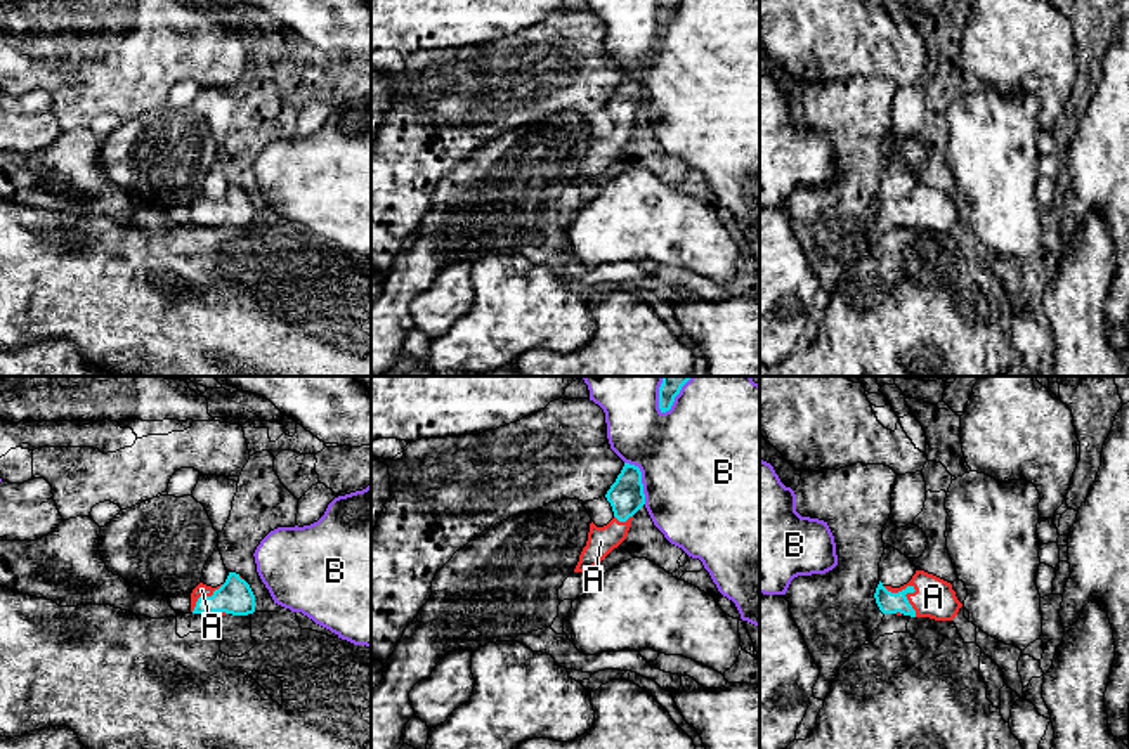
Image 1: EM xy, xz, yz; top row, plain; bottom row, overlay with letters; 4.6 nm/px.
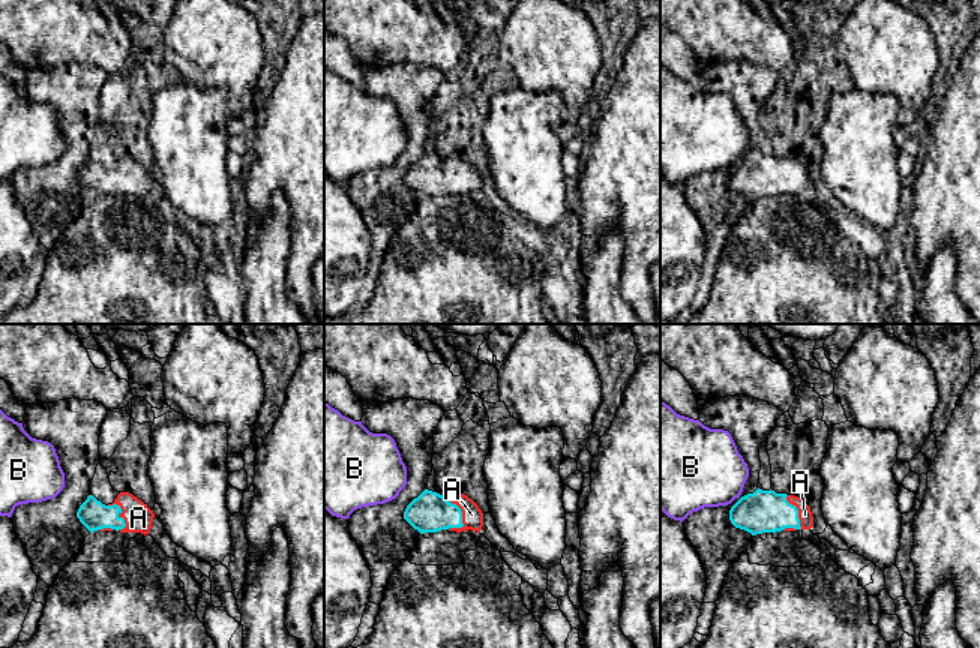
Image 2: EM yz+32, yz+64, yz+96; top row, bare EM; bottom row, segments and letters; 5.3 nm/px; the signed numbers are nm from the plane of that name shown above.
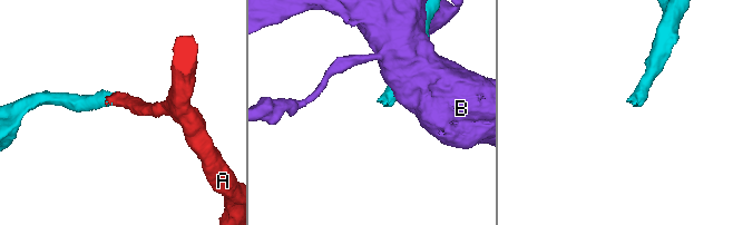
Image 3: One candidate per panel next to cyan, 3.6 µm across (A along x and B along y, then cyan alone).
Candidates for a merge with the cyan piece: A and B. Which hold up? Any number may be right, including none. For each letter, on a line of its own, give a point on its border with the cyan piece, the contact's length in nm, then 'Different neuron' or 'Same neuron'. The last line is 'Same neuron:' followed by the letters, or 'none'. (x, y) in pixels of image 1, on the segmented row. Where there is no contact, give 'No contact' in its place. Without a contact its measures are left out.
A: Touches cyan at yz (914, 590). Shared border 220 nm. Same neuron
B: Touches cyan at xz (640, 479). Shared border 220 nm. Different neuron
Same neuron: A

